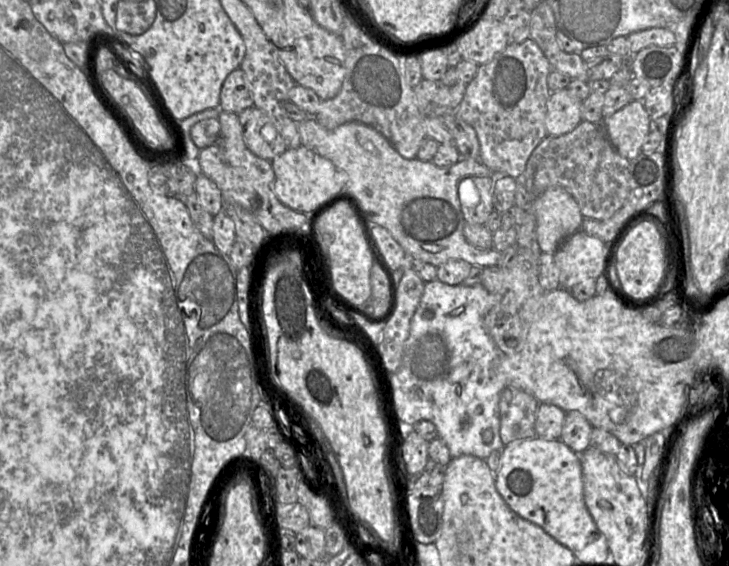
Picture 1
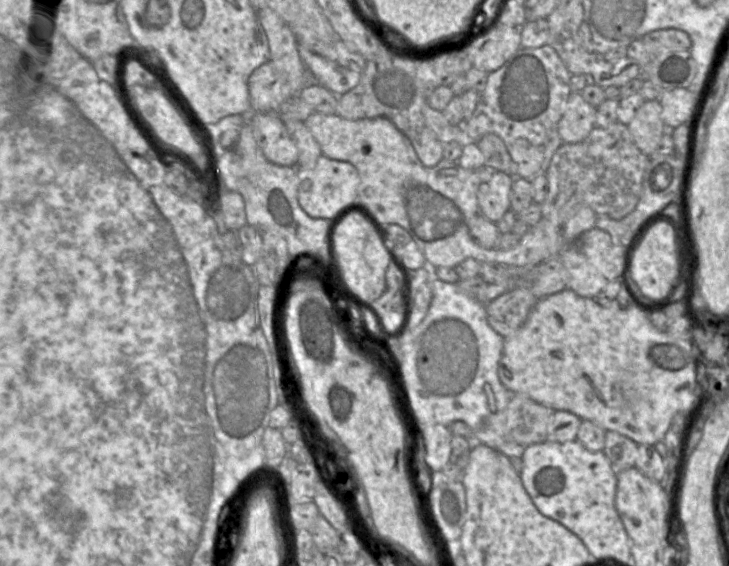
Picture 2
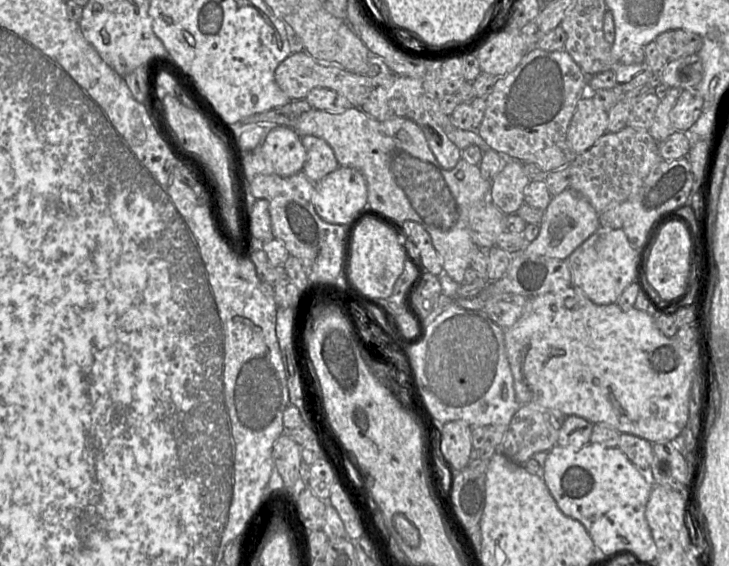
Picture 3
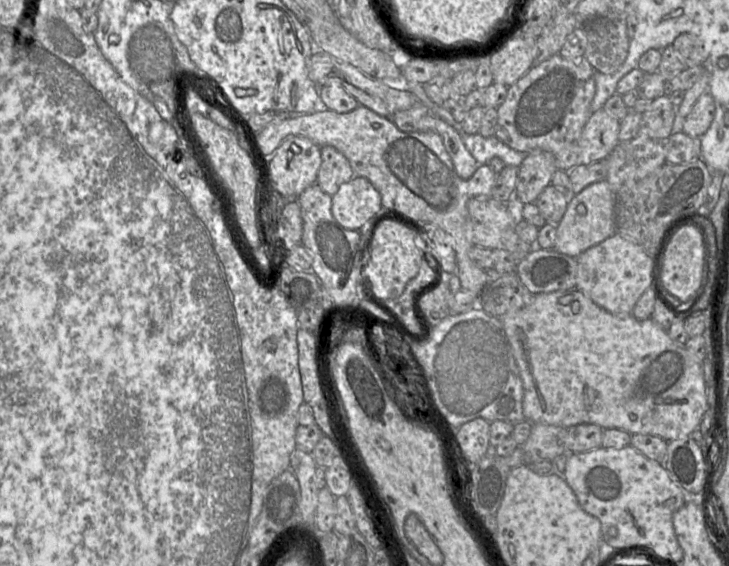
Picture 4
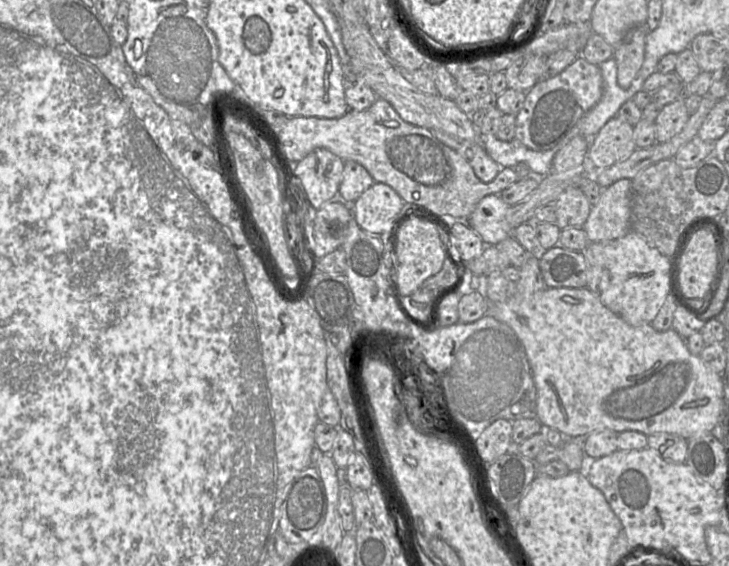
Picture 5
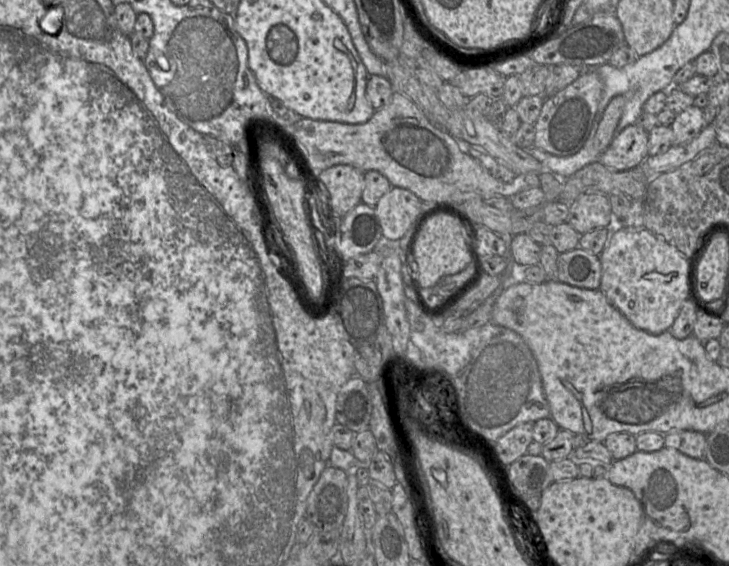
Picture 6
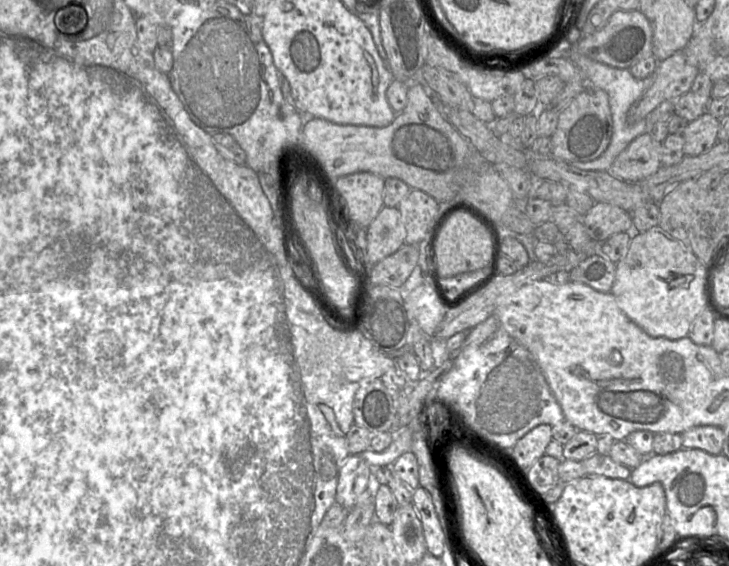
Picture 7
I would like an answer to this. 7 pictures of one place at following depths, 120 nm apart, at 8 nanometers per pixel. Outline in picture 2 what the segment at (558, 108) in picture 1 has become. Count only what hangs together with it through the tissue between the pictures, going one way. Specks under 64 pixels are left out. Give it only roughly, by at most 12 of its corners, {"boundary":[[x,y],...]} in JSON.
{"boundary":[[571,92],[557,127],[563,143],[585,140],[596,108]]}

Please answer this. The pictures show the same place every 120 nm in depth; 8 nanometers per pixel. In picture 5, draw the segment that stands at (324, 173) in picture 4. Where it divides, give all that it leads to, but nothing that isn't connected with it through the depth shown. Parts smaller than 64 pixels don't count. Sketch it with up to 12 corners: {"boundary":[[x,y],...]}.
{"boundary":[[344,161],[339,197],[353,203],[375,181],[362,165]]}

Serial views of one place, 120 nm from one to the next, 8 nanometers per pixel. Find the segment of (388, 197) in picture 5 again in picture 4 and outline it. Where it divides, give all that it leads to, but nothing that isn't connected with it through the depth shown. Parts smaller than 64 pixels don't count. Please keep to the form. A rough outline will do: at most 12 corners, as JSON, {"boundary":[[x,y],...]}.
{"boundary":[[360,176],[332,196],[332,215],[348,230],[391,210]]}

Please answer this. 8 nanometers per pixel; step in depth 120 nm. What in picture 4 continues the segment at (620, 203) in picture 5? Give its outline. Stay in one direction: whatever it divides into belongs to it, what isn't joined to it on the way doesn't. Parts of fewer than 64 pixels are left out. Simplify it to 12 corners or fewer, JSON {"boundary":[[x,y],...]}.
{"boundary":[[599,181],[572,195],[553,249],[575,258],[617,232]]}

